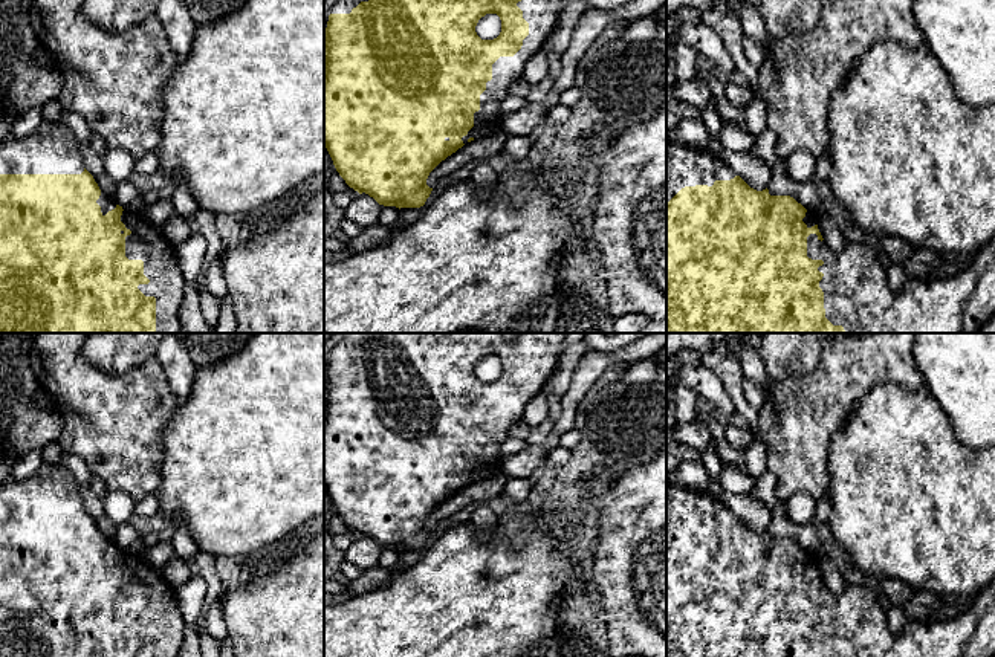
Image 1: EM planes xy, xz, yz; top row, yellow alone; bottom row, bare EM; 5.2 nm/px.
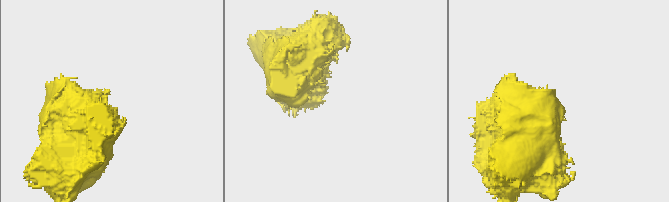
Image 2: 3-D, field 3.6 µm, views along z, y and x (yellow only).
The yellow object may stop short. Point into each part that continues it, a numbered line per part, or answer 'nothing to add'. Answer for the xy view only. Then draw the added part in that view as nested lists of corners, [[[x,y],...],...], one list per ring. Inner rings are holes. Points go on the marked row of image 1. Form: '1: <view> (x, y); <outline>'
1: xy (147, 242); [[[122,211],[121,222],[131,231],[125,237],[125,257],[144,261],[148,284],[138,289],[156,298],[156,333],[185,333],[179,321],[179,309],[185,293],[185,280],[176,251],[162,229],[147,222],[141,212]]]

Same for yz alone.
1: yz (856, 294); [[[810,234],[807,257],[824,261],[818,270],[824,273],[819,287],[825,318],[847,333],[977,333],[995,315],[995,237],[963,272],[948,278],[906,280],[899,292],[888,284],[879,249],[865,243],[847,243],[841,251],[833,251]]]

